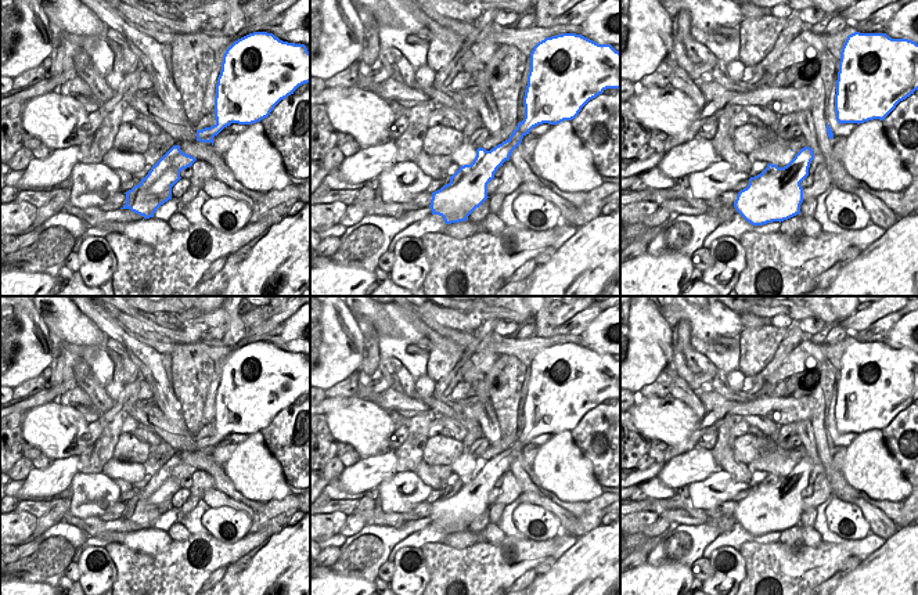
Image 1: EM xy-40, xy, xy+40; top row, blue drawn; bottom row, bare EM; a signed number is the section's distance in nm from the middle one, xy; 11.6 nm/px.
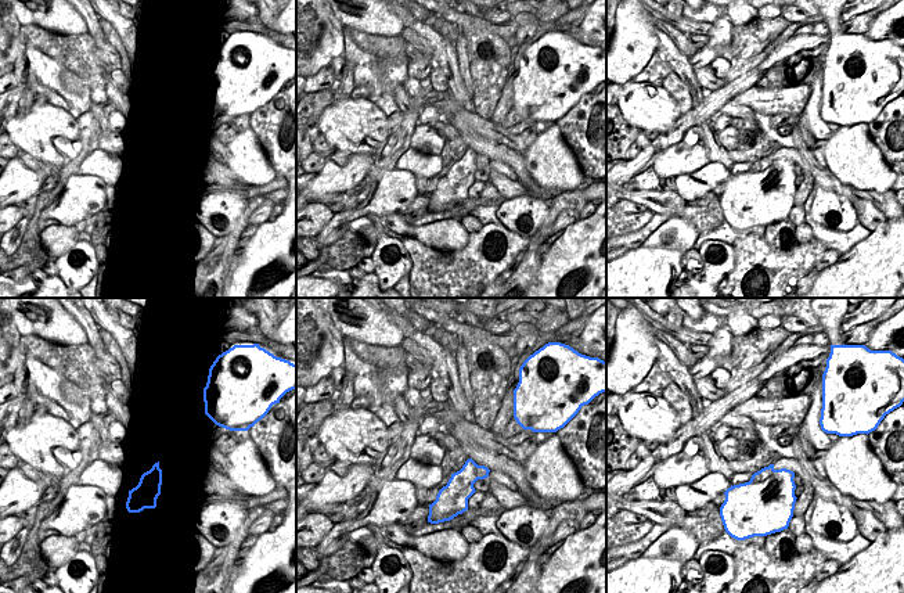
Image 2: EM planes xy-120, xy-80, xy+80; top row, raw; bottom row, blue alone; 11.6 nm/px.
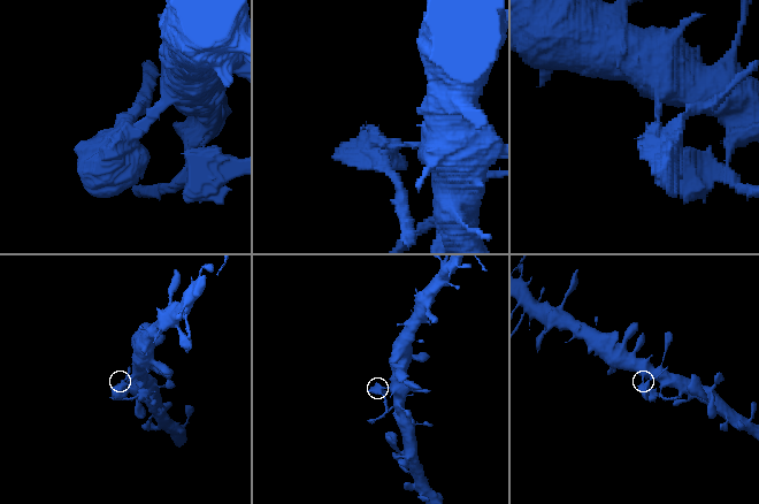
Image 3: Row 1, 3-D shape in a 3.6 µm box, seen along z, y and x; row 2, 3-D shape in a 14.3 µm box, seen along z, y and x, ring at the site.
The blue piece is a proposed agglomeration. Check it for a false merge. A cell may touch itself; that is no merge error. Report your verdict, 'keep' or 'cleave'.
keep

